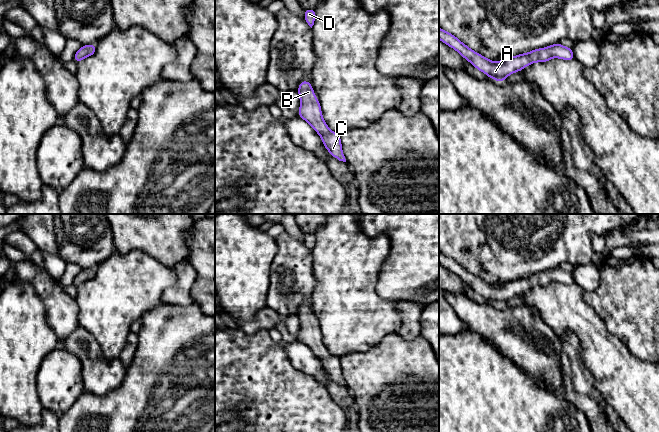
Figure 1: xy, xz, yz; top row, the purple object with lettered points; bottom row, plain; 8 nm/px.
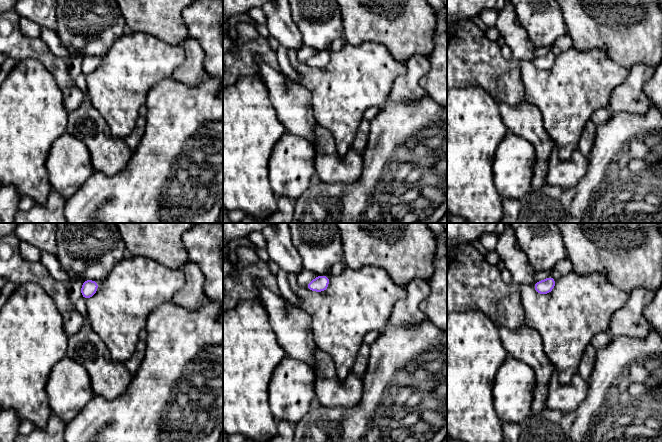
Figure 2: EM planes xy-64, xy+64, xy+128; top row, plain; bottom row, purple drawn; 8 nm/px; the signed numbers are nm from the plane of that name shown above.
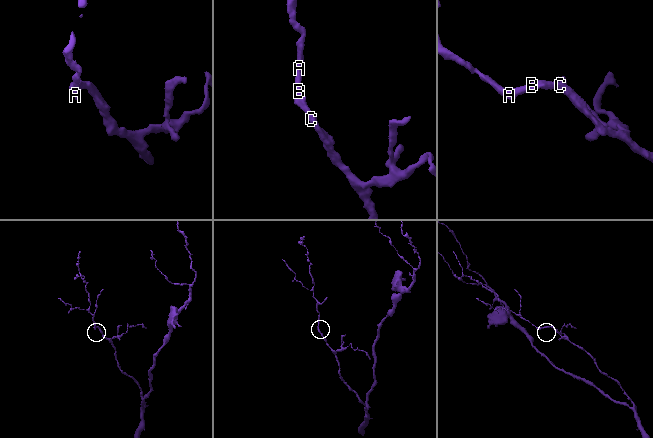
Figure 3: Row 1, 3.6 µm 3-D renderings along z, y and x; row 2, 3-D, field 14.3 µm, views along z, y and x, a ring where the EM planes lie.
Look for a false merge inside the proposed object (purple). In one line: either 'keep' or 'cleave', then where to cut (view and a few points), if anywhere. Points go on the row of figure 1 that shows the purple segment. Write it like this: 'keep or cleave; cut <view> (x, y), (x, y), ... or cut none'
keep; cut none

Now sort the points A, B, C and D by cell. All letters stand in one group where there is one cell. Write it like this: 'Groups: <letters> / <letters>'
Groups: A B C D

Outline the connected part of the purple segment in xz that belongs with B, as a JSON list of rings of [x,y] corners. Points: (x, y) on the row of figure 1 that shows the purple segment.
[[[303,80],[299,84],[297,92],[301,102],[298,117],[308,122],[318,133],[331,156],[346,162],[342,151],[341,137],[338,133],[332,132],[324,121],[320,102],[315,97],[311,82]]]

